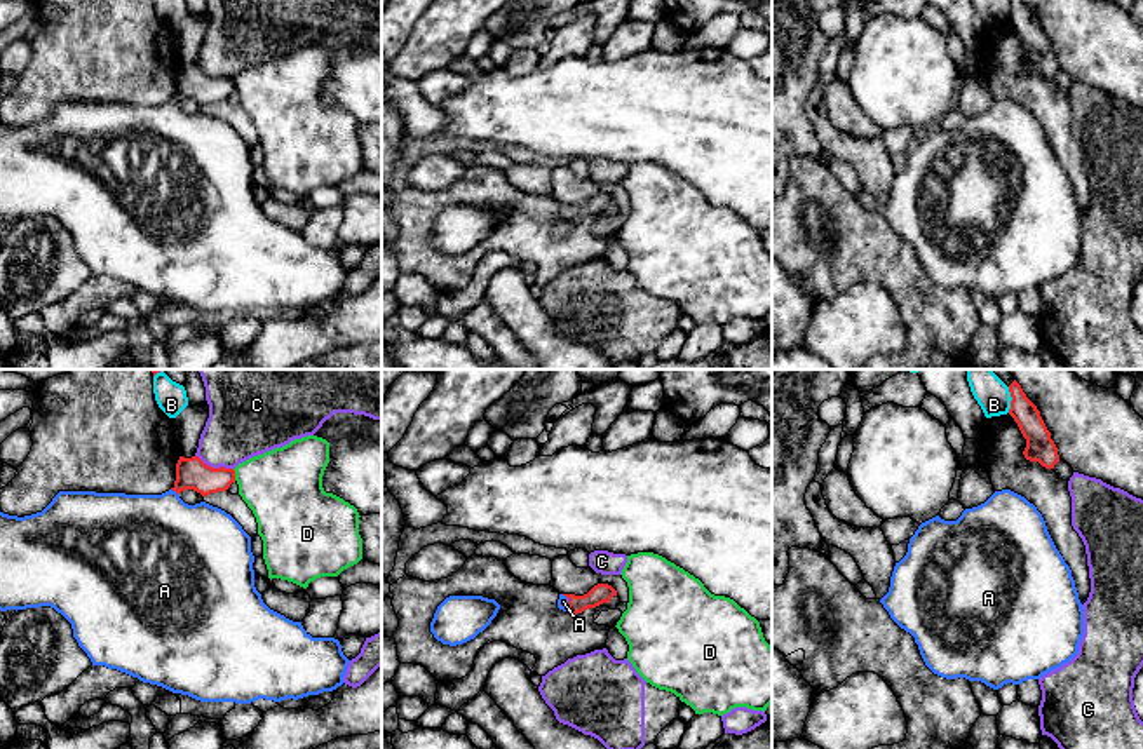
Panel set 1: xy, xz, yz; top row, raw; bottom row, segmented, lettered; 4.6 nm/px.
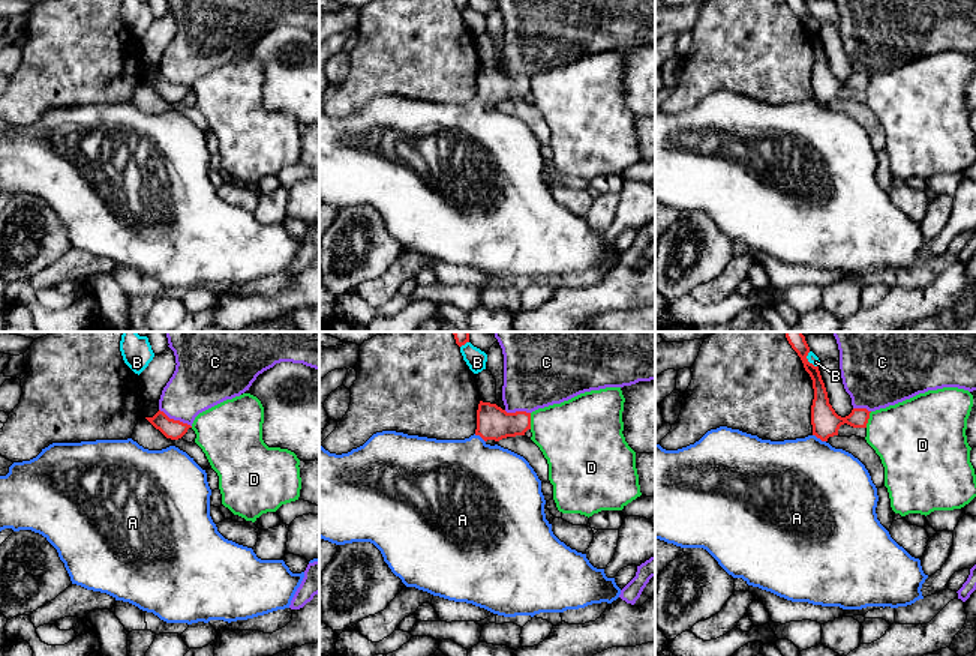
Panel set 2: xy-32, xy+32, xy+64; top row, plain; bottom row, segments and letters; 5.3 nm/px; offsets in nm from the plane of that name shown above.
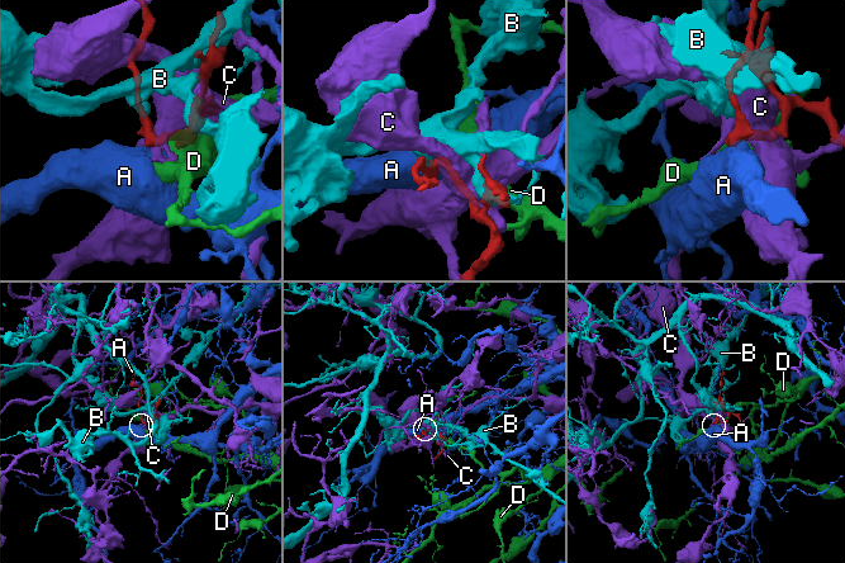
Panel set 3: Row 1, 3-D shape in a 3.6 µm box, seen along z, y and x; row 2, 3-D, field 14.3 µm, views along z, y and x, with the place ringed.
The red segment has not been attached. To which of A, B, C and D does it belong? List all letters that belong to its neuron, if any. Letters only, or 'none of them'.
A

